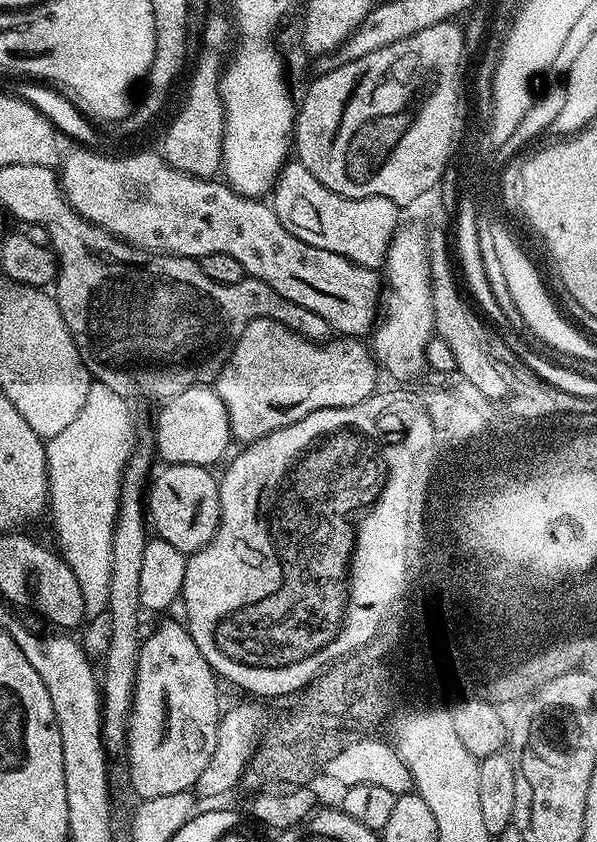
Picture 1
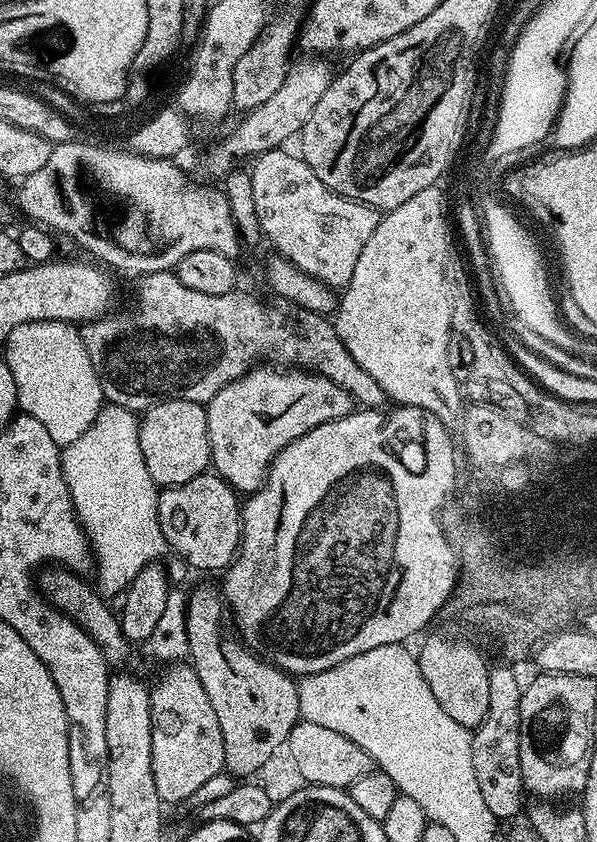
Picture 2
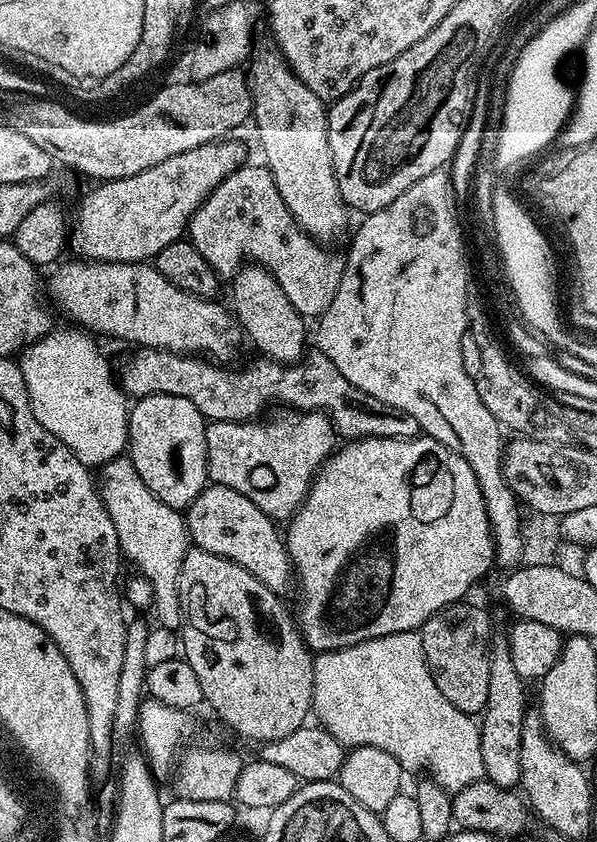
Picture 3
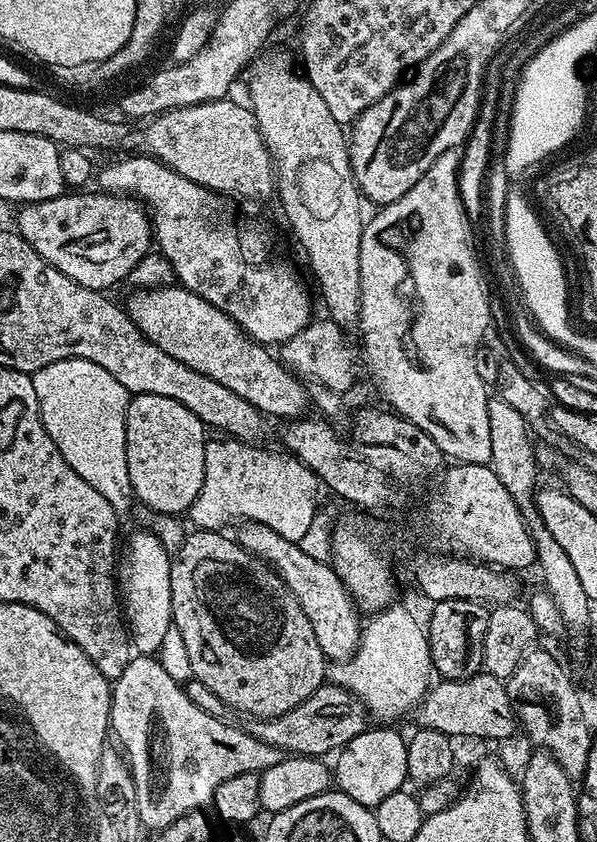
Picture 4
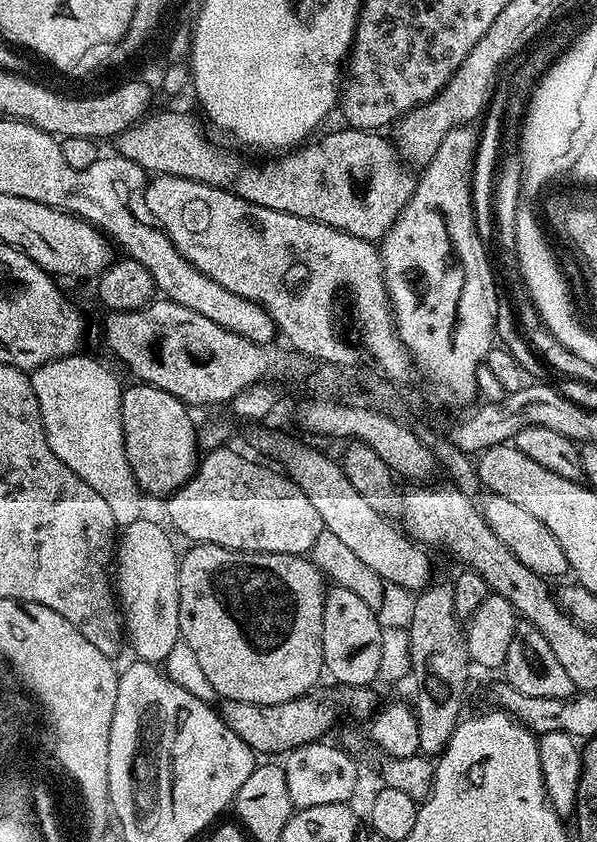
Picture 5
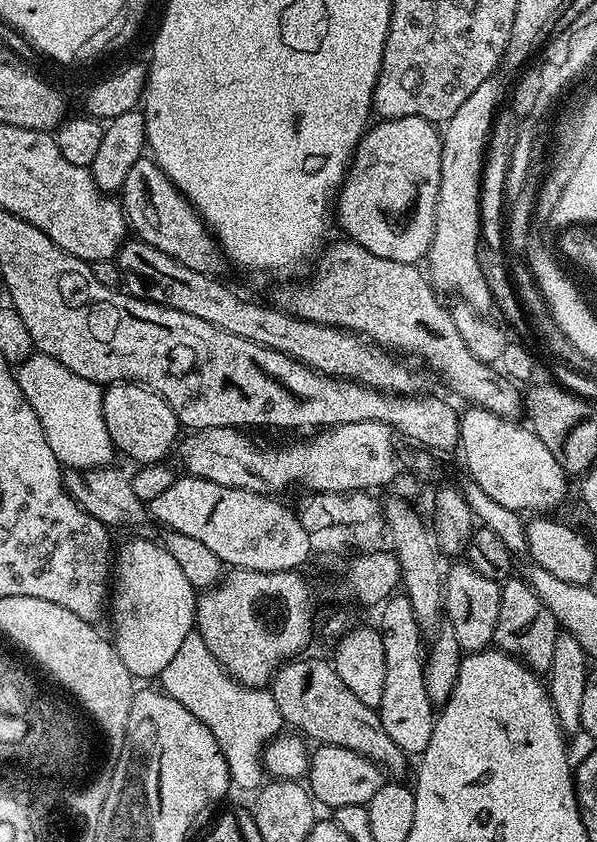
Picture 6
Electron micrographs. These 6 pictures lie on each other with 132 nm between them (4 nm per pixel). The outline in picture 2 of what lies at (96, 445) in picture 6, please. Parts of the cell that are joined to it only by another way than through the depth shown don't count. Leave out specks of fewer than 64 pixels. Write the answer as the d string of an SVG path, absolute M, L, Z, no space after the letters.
M53 320L26 322L10 334L2 352L3 363L8 364L10 374L14 374L20 409L38 418L56 444L72 444L90 430L106 401L77 325Z

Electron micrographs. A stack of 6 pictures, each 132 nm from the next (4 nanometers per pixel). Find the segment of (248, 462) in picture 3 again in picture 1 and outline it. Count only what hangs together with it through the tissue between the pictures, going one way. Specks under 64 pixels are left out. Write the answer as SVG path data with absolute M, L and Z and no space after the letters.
M258 318L250 321L232 345L232 353L228 355L214 387L218 398L222 398L222 406L226 406L233 441L246 445L253 444L274 430L282 430L282 426L290 426L290 422L298 422L298 418L306 418L306 414L314 410L345 408L362 402L377 391L376 372L378 365L375 356L369 345L359 339L332 338L327 342L317 342L300 336L278 322Z

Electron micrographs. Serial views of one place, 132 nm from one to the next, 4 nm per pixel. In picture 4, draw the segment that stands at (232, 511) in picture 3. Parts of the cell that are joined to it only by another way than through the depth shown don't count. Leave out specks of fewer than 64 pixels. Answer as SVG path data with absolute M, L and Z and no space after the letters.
M250 520L241 523L239 528L240 545L252 556L265 560L280 575L282 582L290 586L290 594L298 598L302 610L306 610L306 618L310 618L310 626L314 626L314 635L318 637L318 646L322 646L325 661L350 659L360 644L362 616L333 565L310 558L299 549L297 541L282 538L282 534L274 534L270 526Z

